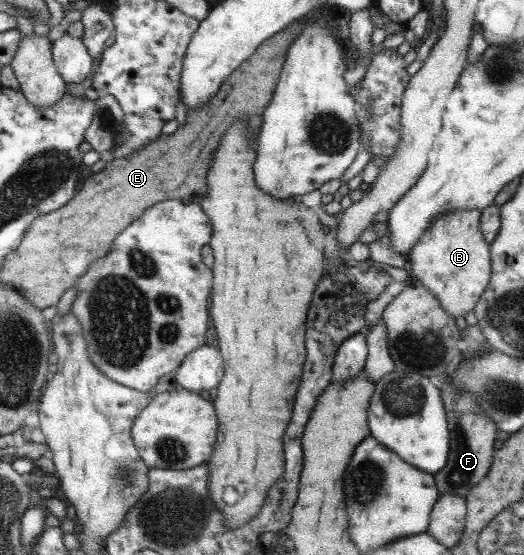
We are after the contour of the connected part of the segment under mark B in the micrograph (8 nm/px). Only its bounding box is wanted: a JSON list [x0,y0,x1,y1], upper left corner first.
[406,210,489,319]

